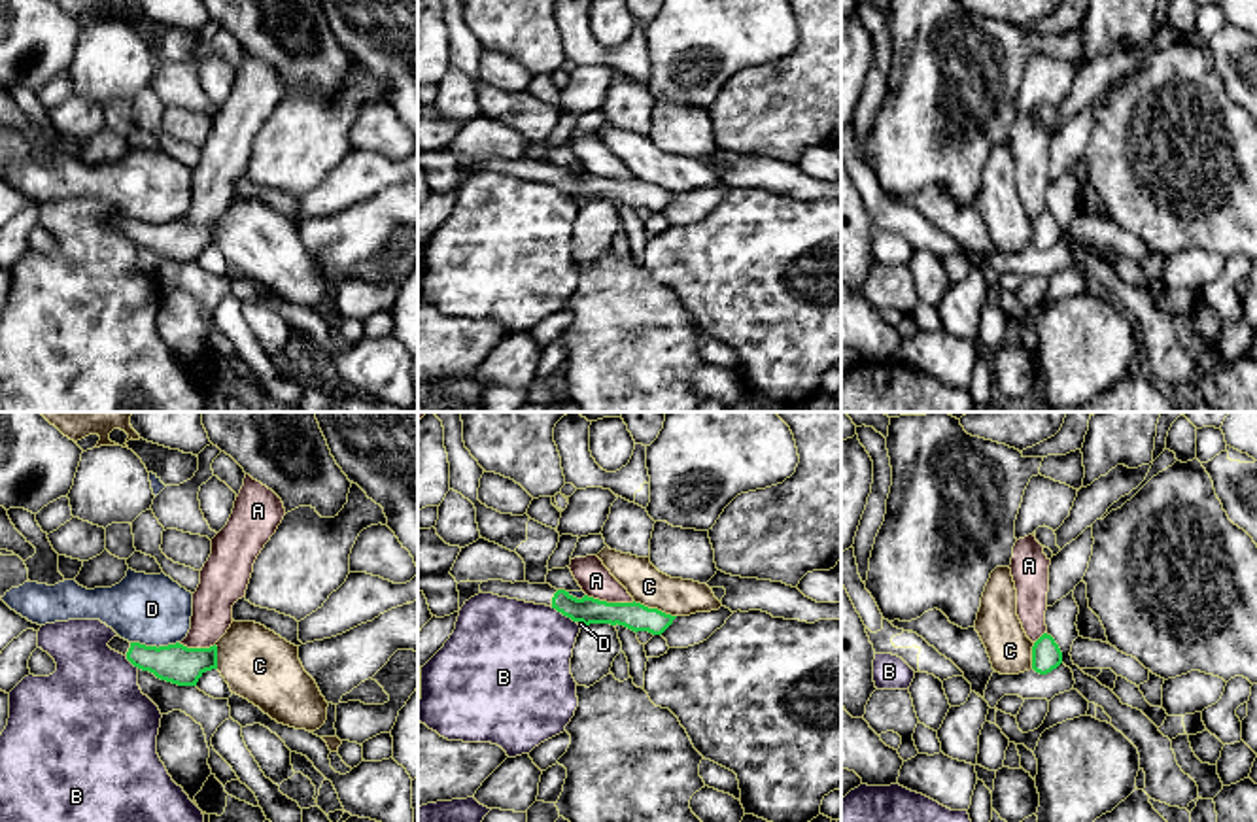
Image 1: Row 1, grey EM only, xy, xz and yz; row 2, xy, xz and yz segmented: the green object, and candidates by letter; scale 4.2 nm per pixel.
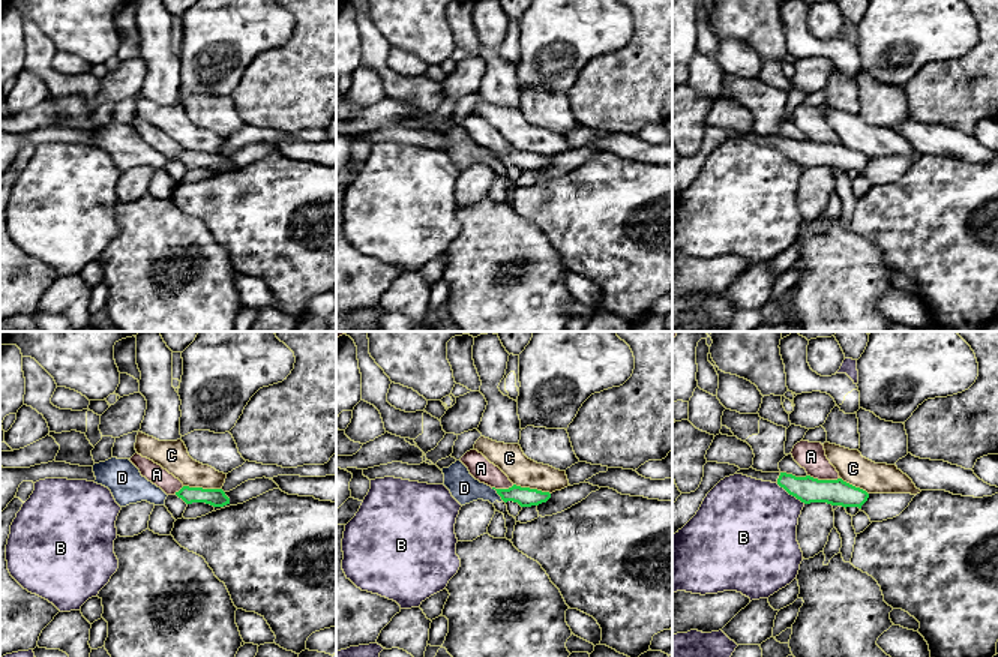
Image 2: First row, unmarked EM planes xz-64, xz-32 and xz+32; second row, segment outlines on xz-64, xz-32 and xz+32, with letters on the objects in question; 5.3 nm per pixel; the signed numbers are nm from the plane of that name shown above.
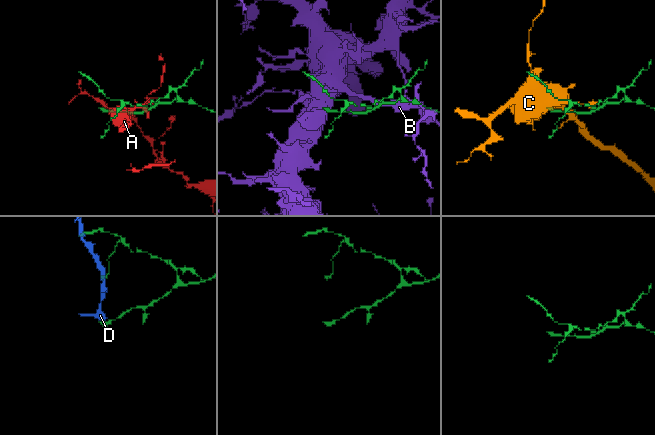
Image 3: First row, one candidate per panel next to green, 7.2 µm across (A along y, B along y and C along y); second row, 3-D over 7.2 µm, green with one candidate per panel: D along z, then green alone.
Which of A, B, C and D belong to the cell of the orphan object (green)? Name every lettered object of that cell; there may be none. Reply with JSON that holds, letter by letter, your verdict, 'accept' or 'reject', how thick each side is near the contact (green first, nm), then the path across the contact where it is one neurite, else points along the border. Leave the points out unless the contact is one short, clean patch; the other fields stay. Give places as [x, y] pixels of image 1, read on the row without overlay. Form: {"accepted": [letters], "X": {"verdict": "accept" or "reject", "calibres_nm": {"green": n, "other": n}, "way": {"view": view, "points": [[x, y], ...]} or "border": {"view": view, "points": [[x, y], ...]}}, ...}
{"accepted": [], "A": {"verdict": "reject", "calibres_nm": {"green": 120, "other": 140}}, "B": {"verdict": "reject", "calibres_nm": {"green": 110, "other": 440}}, "C": {"verdict": "reject", "calibres_nm": {"green": 120, "other": 160}}, "D": {"verdict": "reject", "calibres_nm": {"green": 170, "other": 300}, "border": {"view": "xy", "points": [[131, 218], [157, 223], [178, 220]]}}}

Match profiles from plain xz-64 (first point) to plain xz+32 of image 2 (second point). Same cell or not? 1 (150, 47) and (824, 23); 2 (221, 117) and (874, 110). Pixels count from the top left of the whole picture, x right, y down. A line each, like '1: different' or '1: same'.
1: same
2: same

